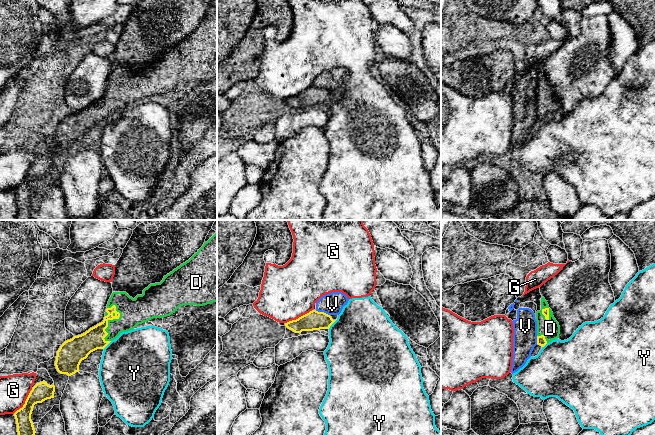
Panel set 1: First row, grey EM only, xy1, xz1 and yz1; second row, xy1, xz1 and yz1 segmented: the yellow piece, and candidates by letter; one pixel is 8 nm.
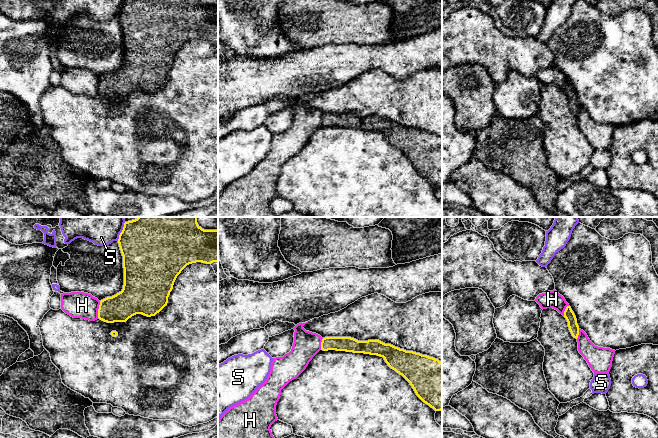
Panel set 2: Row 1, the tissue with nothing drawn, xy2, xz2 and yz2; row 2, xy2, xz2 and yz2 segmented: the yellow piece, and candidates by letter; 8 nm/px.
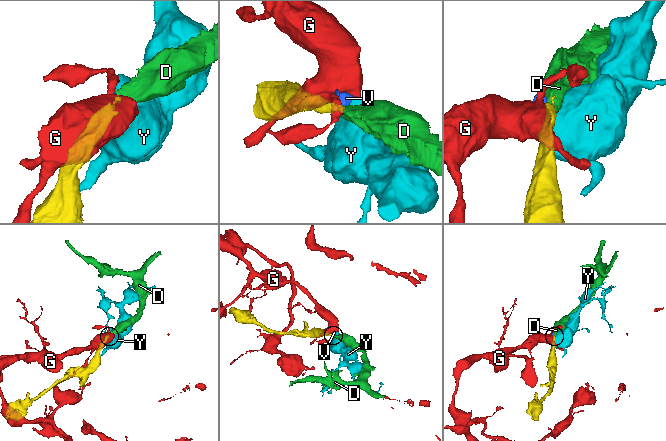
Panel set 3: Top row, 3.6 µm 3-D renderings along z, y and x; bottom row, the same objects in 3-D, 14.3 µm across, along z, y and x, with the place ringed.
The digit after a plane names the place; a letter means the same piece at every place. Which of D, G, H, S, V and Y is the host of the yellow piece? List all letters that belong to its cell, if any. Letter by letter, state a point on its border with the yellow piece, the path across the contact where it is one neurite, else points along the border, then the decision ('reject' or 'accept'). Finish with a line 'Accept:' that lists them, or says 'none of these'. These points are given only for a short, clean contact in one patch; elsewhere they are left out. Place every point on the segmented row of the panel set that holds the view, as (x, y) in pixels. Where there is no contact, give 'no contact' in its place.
D: xy1 (109, 319) | across xy1 (93, 339), (108, 324), (109, 319), (136, 311) | accept
G: xy1 (25, 402) | reject
H: xy2 (98, 309) | reject
S: xy2 (122, 231) | reject
V: xz1 (323, 312) | along xz1 (315, 310), (325, 312), (330, 316) | reject
Y: xz1 (332, 323) | along xz1 (336, 320), (328, 328) | reject
Accept: D

